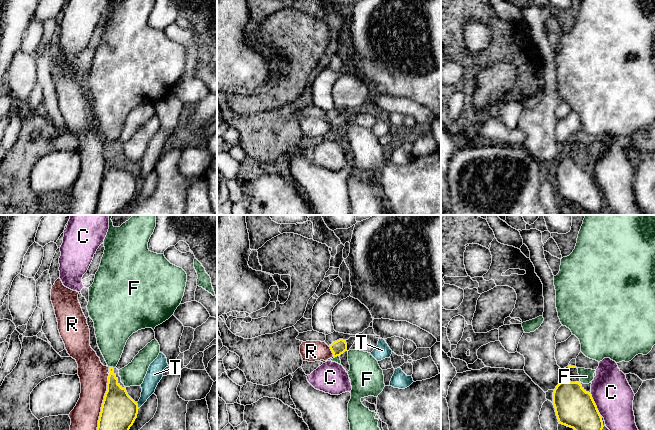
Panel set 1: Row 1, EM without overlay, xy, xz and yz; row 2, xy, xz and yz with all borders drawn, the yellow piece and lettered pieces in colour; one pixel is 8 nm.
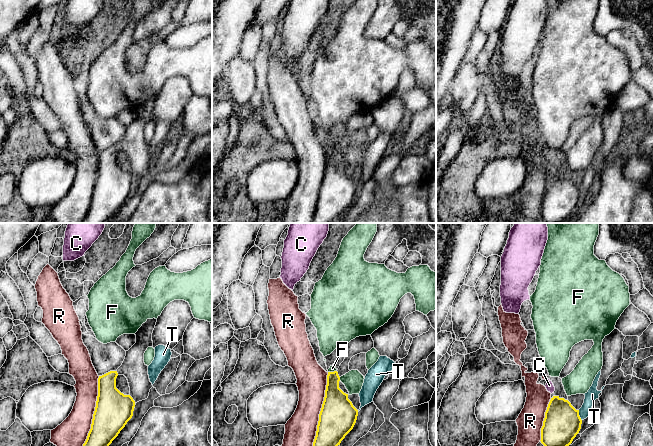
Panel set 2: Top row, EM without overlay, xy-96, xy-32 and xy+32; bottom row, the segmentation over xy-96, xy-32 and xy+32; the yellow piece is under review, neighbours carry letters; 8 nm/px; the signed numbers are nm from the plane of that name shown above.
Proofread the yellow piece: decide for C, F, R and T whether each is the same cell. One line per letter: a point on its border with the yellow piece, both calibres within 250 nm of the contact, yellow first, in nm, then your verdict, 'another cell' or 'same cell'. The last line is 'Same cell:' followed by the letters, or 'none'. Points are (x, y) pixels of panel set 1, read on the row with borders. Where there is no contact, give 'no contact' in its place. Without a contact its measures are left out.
C: yz (595, 405) | 320/320 nm | another cell
F: xy (112, 367) | 190/240 nm | another cell
R: xy (103, 402) | 280/220 nm | another cell
T: xy (137, 405) | 280/120 nm | another cell
Same cell: none

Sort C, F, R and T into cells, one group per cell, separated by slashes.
C / F / R / T

